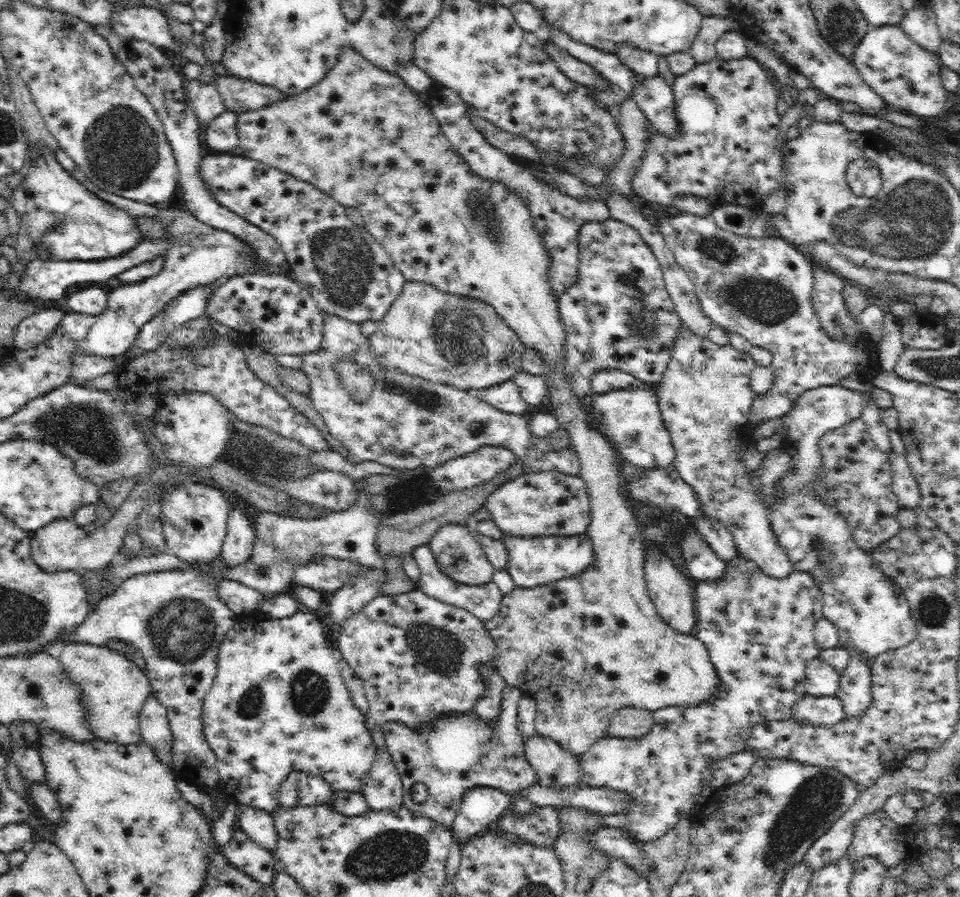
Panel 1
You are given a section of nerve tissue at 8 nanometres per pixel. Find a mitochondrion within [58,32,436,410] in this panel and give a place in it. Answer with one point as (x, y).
(121, 149)

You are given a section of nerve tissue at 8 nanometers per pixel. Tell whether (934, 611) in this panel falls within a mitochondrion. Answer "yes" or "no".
yes

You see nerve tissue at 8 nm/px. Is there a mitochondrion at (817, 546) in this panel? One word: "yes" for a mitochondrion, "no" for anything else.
yes

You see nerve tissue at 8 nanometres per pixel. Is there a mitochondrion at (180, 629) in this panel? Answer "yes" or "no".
yes

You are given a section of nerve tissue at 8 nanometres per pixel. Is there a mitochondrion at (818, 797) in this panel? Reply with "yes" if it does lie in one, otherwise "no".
yes

